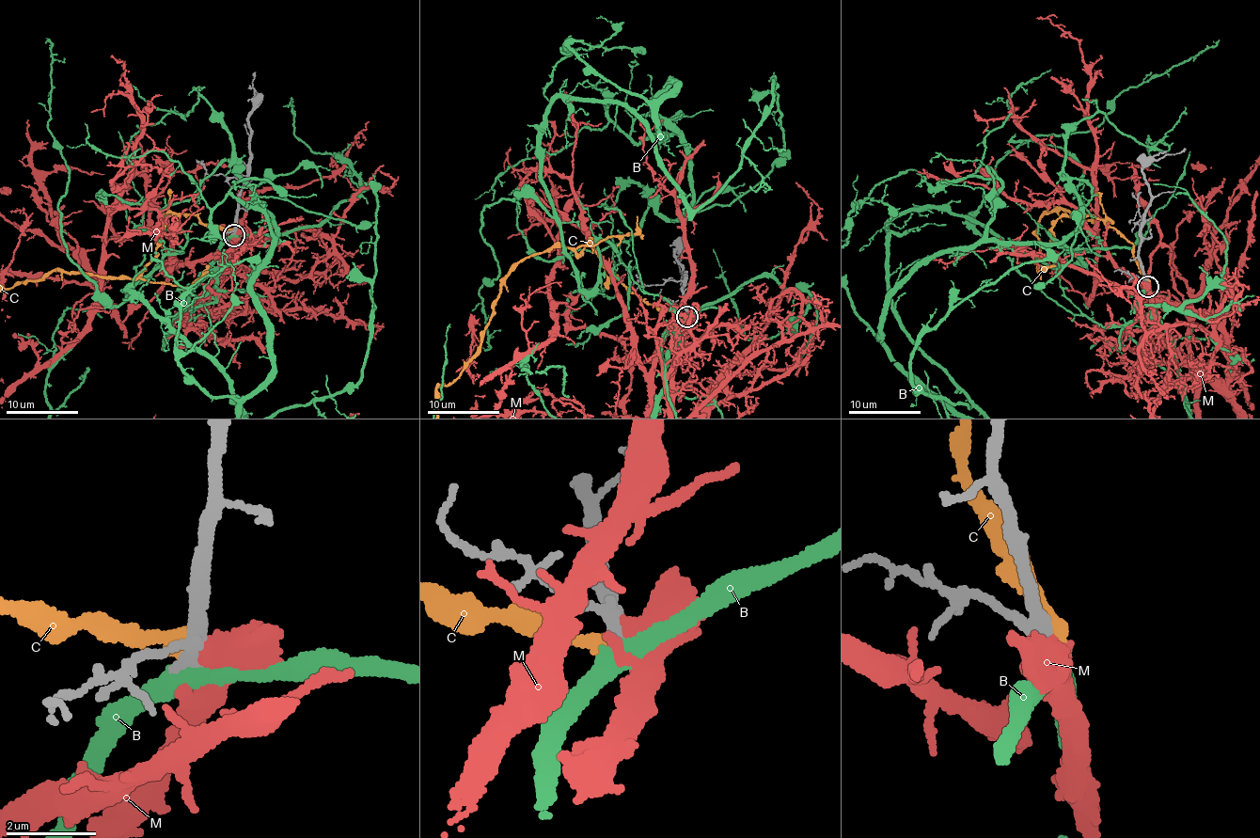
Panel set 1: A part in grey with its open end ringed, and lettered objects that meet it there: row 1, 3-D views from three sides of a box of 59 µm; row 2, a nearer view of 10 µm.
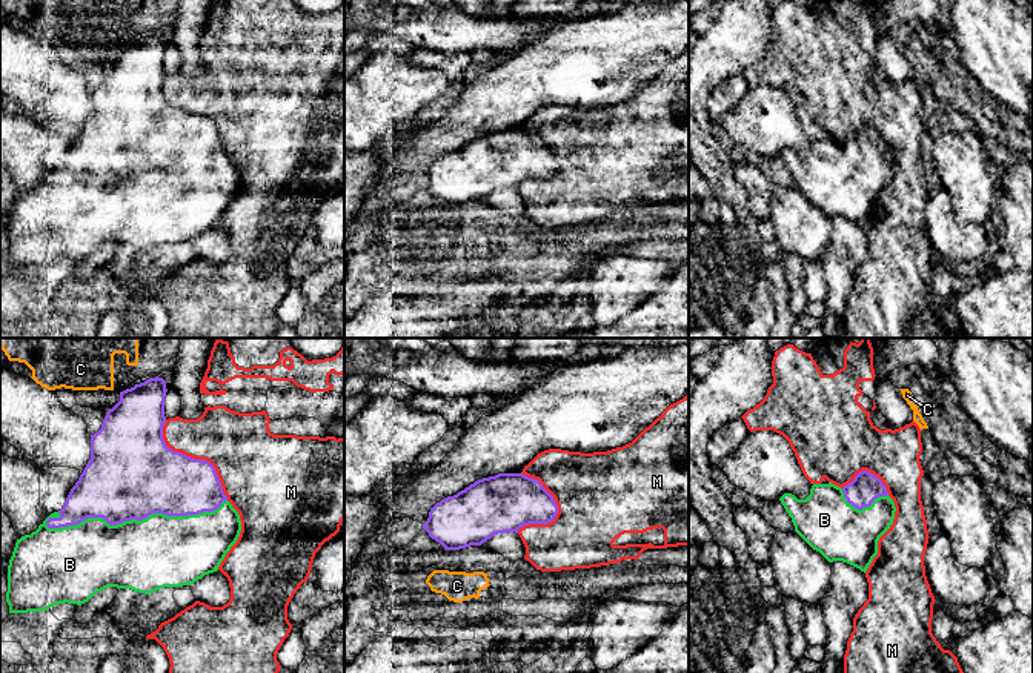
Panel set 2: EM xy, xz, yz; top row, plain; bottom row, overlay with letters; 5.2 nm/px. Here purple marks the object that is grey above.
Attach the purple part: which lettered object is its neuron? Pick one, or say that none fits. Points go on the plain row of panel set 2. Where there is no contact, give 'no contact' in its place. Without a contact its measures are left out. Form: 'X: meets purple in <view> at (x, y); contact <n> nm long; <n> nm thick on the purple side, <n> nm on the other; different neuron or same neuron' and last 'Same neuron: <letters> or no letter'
B: meets purple in xy at (136, 174); contact 950 nm long; 460 nm thick on the purple side, 380 nm on the other; same neuron
C: no contact; different neuron
M: meets purple in xy at (192, 114); contact 550 nm long; 360 nm thick on the purple side, 340 nm on the other; different neuron
Same neuron: B

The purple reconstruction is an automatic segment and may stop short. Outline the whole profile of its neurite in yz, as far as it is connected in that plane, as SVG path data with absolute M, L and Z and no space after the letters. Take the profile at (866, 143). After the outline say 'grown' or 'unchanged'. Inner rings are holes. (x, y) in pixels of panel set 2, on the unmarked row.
M862 126L842 144L813 140L805 155L779 154L795 187L829 218L842 217L867 227L878 197L895 175L895 158L873 129Z; grown

